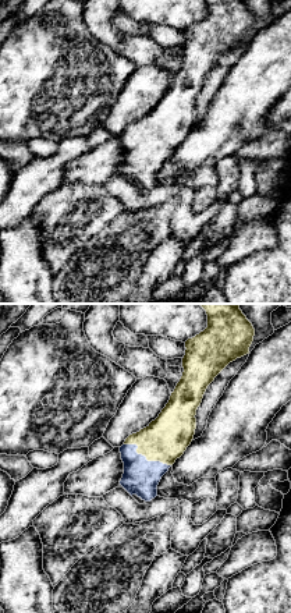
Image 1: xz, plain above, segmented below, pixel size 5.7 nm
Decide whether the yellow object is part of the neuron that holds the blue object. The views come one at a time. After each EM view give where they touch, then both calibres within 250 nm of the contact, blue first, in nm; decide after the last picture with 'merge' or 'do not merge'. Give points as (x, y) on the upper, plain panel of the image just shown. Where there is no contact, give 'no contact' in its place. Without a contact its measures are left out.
meets blue at (145, 145); 200 nm thick on the blue side, 260 nm on the other

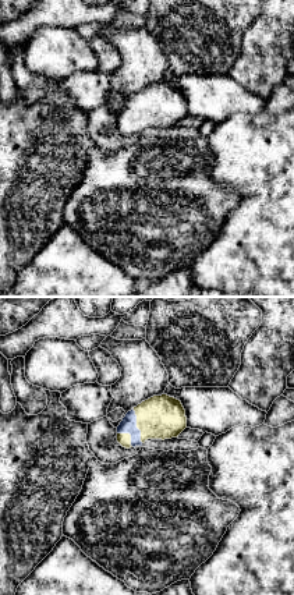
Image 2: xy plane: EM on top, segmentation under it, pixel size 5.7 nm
meets blue at (135, 114); 100 nm thick on the blue side, 260 nm on the other

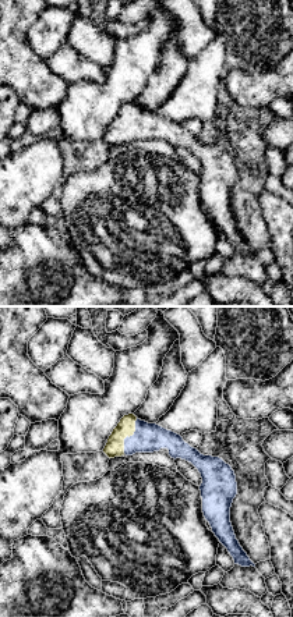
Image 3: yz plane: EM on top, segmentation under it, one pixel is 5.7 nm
meets blue at (127, 124); 170 nm thick on the blue side, 110 nm on the other

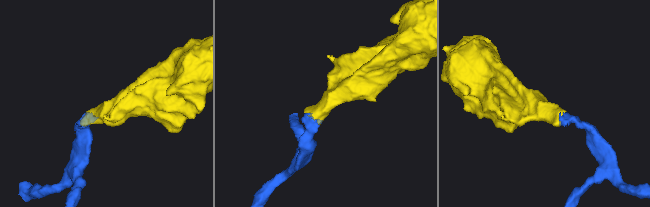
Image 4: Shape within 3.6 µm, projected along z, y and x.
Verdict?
merge

